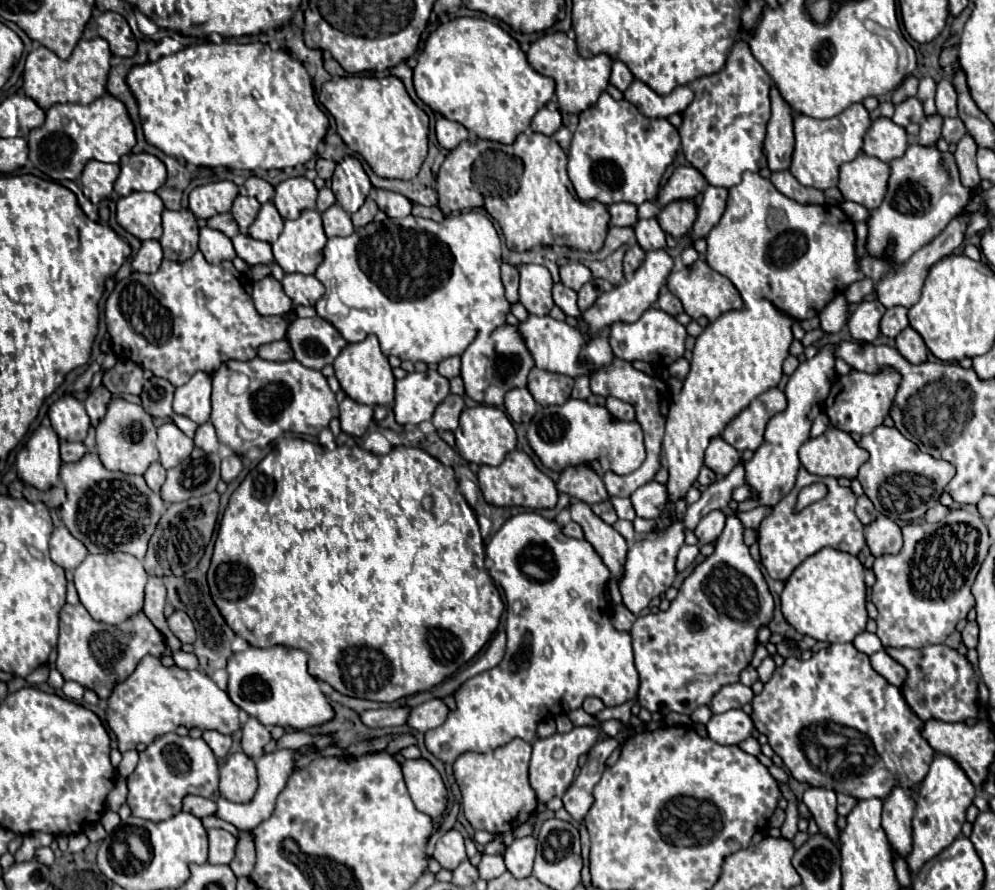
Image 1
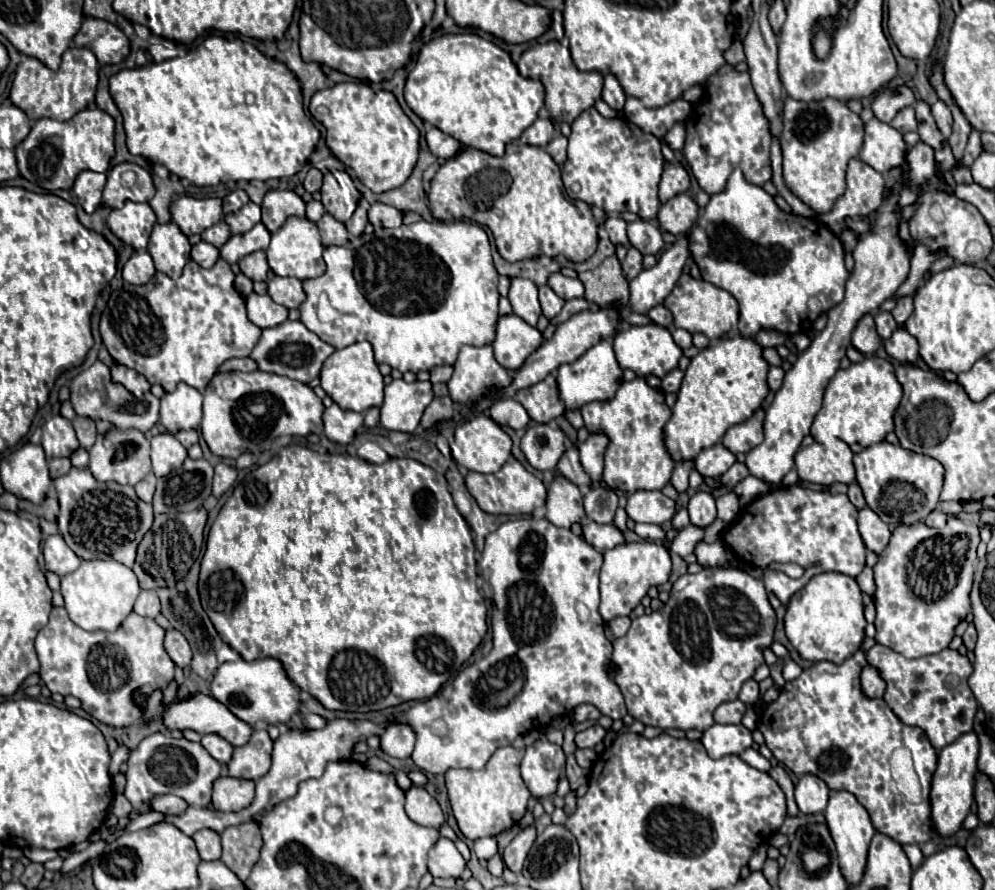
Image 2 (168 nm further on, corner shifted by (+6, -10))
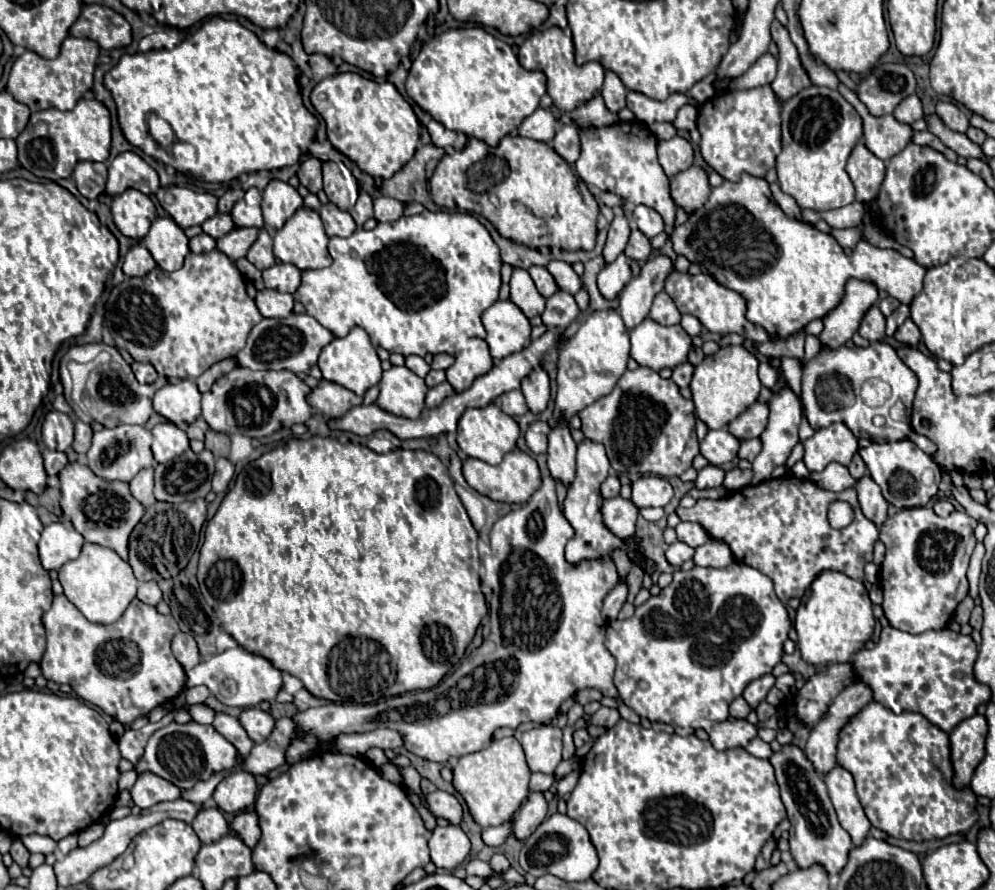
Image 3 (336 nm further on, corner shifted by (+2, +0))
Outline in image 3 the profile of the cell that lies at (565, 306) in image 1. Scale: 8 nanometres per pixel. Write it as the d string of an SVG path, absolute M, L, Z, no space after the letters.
M533 265L527 269L537 291L543 295L543 297L551 297L555 291L557 291L557 283L553 281L551 273L545 269L545 267L539 267L539 265Z

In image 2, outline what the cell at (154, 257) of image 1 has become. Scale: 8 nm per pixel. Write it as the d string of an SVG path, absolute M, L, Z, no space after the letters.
M135 251L123 267L123 279L131 285L145 285L153 275L155 275L155 265L147 251Z

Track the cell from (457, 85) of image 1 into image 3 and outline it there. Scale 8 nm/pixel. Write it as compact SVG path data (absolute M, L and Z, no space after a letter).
M467 27L449 29L425 43L409 69L405 89L407 95L443 127L457 133L465 133L467 137L477 137L485 141L489 147L493 147L499 145L501 137L517 129L521 121L539 107L539 99L545 95L545 75L525 71L519 65L513 49L507 43L489 35L485 29Z

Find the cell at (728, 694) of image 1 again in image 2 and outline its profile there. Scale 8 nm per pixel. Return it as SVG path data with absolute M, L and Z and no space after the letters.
M735 699L735 701L721 703L715 709L713 717L715 717L717 723L739 723L741 717L743 717L743 713L745 713L745 705L739 699Z

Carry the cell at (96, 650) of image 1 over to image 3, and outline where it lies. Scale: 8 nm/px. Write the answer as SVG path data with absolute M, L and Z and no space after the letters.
M59 595L53 599L51 609L45 613L43 625L47 629L47 651L39 663L43 677L59 685L71 685L71 689L81 699L103 709L107 715L123 723L123 727L129 727L141 715L149 715L155 707L173 701L185 687L185 671L171 653L171 639L179 631L177 621L171 615L157 613L153 605L147 605L137 597L129 603L119 621L101 625L87 621L85 615L73 603L69 603L65 595Z

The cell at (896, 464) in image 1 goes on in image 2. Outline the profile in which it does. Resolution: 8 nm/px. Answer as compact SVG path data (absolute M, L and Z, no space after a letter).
M887 441L865 447L853 459L857 469L857 483L863 489L867 505L887 523L887 525L913 525L925 521L925 517L937 507L939 493L943 489L945 469L935 459L905 451L899 445Z

